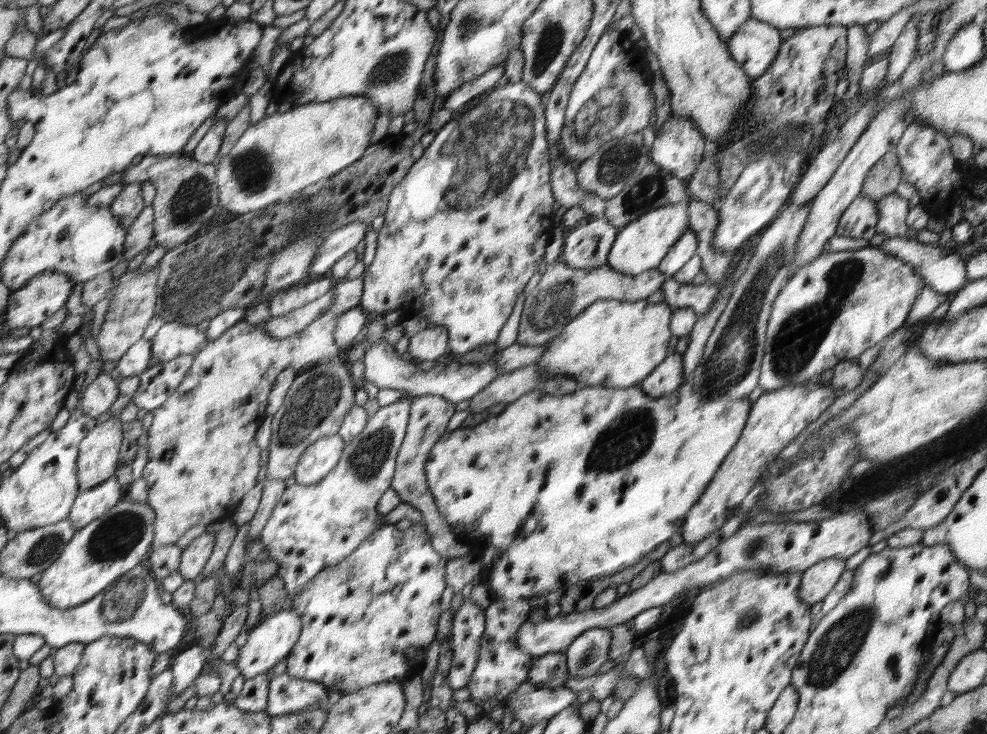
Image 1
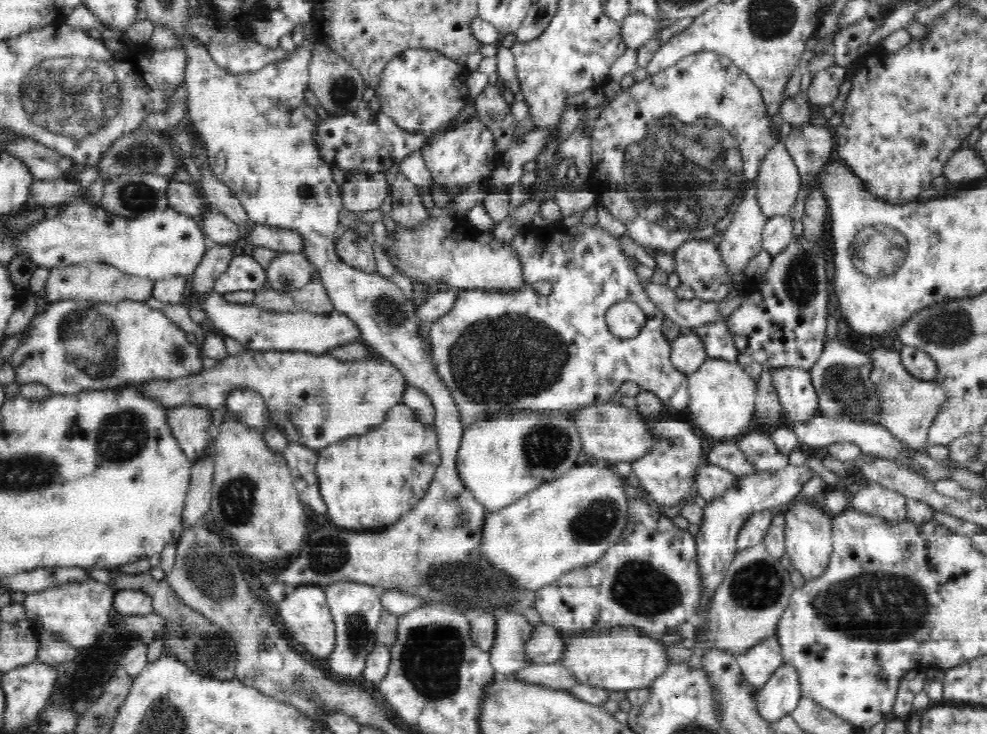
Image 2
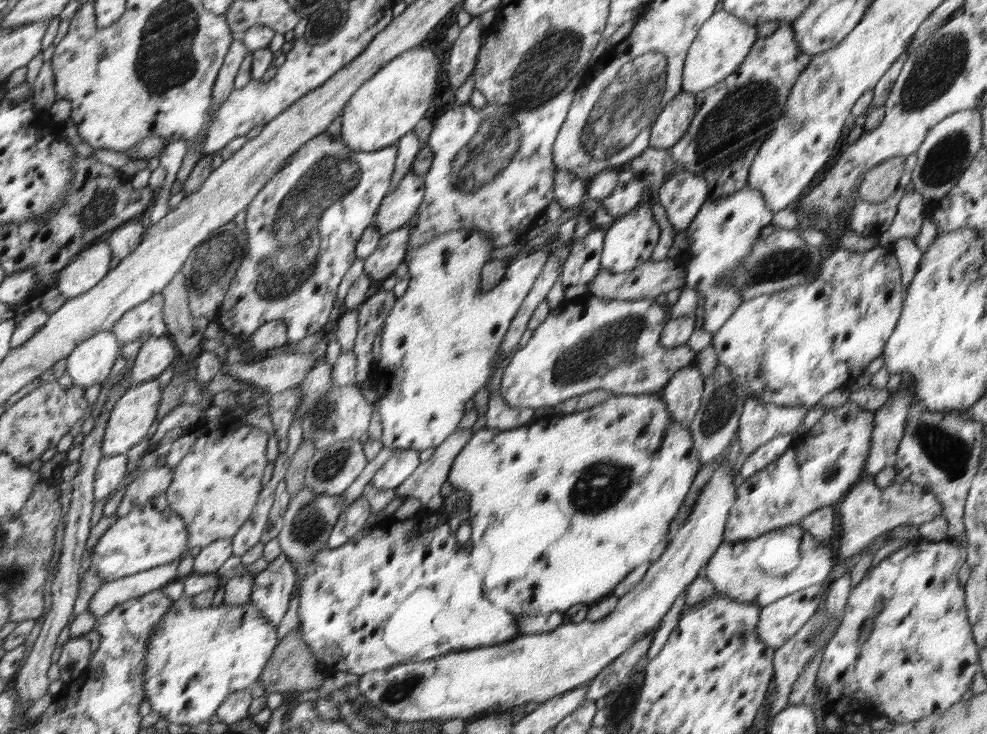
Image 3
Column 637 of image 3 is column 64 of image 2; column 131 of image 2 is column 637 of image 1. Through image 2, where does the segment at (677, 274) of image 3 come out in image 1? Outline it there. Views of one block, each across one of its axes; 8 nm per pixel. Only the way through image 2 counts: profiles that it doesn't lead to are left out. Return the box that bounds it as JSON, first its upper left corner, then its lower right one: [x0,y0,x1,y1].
[515,261,669,346]

